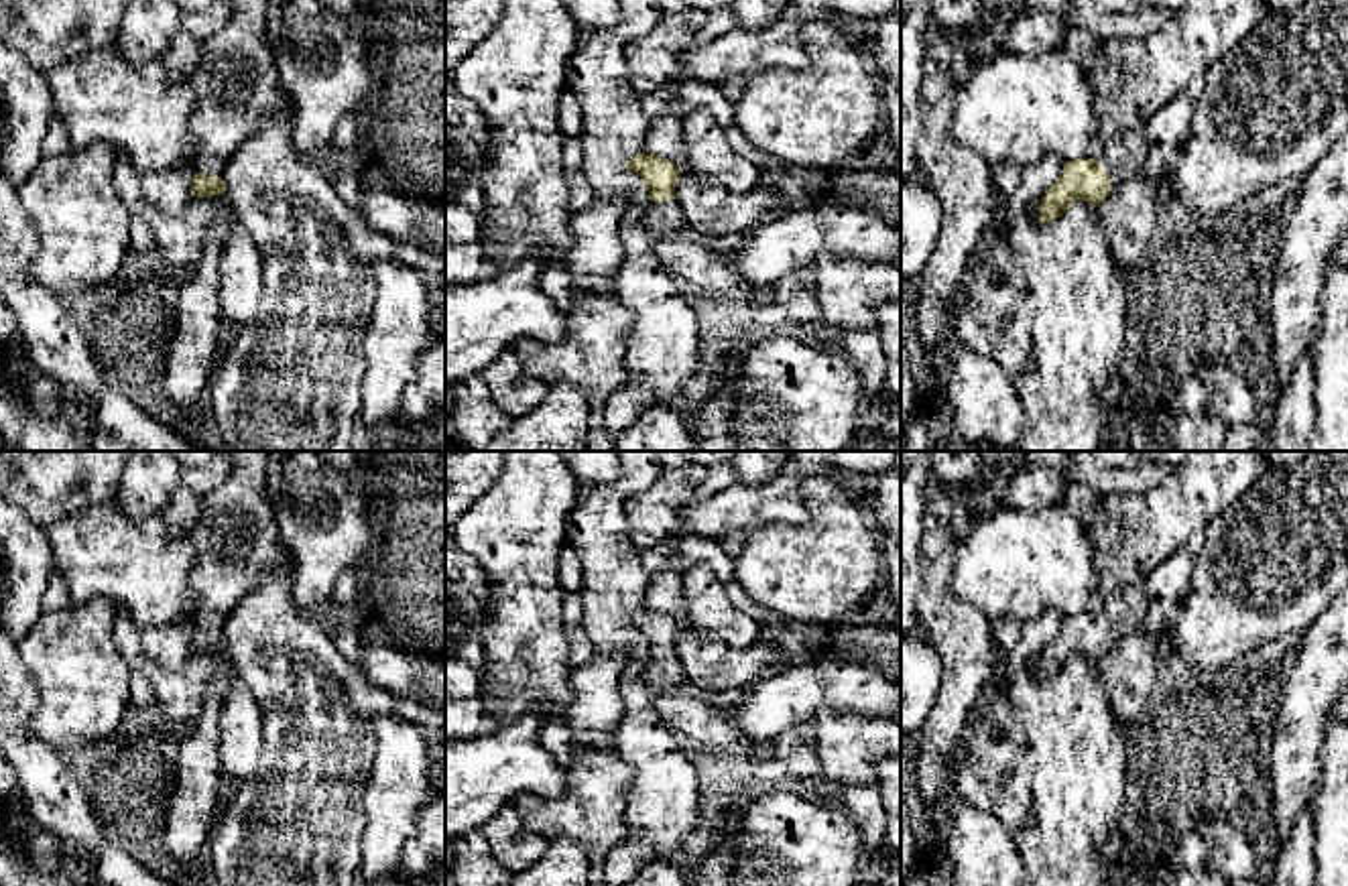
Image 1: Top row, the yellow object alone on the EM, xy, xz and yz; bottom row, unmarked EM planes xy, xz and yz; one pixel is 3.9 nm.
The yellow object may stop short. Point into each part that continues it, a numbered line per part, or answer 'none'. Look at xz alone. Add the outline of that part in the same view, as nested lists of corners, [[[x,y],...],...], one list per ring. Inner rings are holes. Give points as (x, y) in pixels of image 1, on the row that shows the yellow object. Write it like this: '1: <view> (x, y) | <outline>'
1: xz (663, 218) | [[[677,199],[669,201],[647,201],[645,228],[655,238],[669,238],[673,234],[685,232],[687,219]]]

